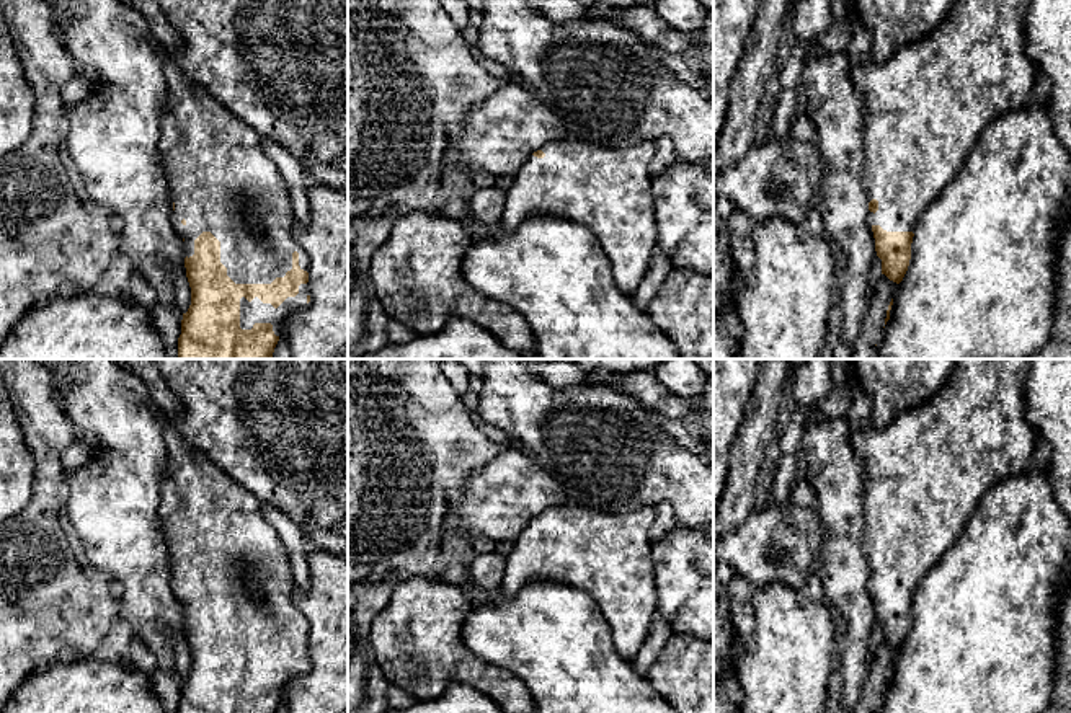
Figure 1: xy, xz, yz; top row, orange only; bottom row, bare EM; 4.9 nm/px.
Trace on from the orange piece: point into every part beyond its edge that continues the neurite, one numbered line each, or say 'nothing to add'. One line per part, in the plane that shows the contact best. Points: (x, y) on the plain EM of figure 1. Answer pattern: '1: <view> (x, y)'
1: xy (221, 544)

